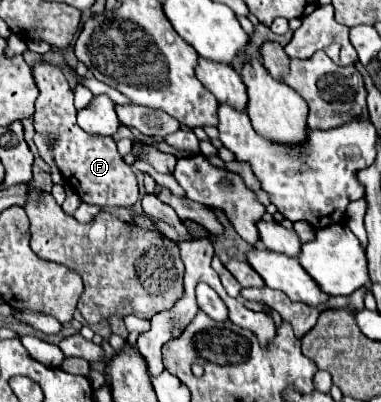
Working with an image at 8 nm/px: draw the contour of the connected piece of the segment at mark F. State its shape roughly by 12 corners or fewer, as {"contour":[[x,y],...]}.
{"contour":[[35,64],[35,132],[65,182],[97,206],[129,208],[139,184],[111,136],[77,124],[59,66]]}

